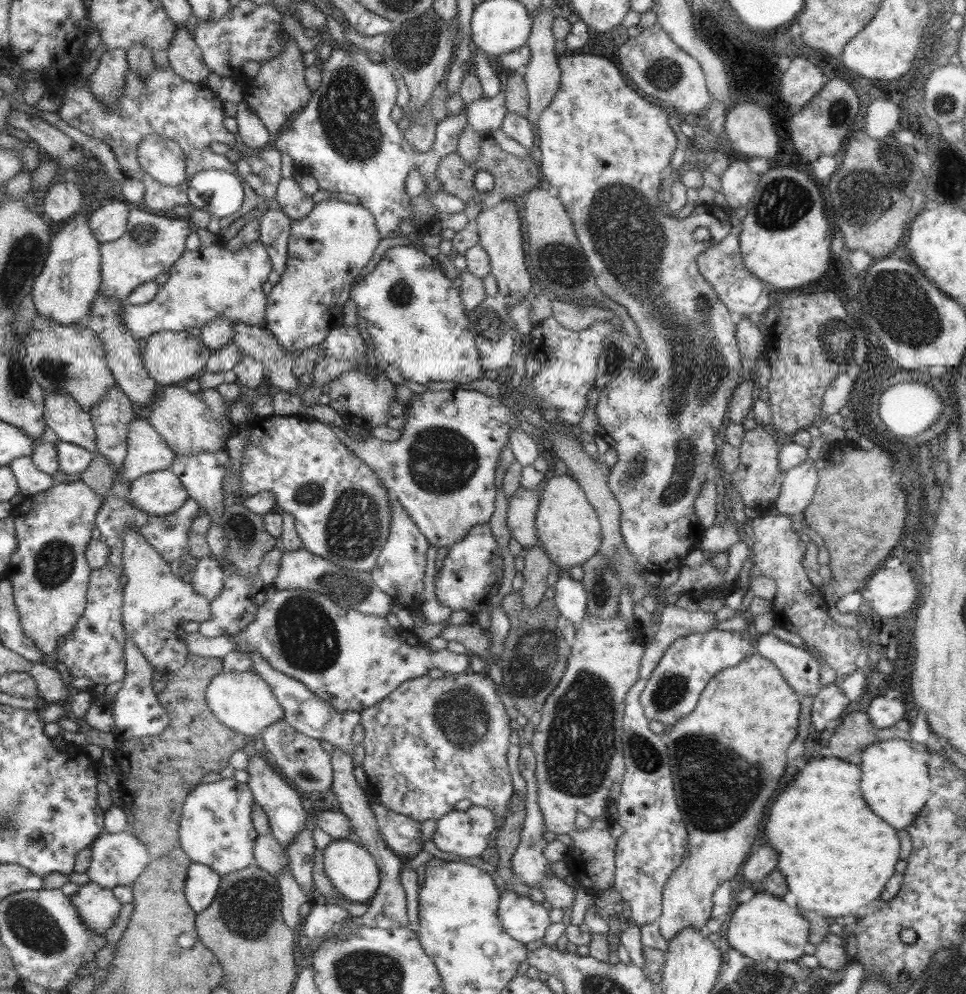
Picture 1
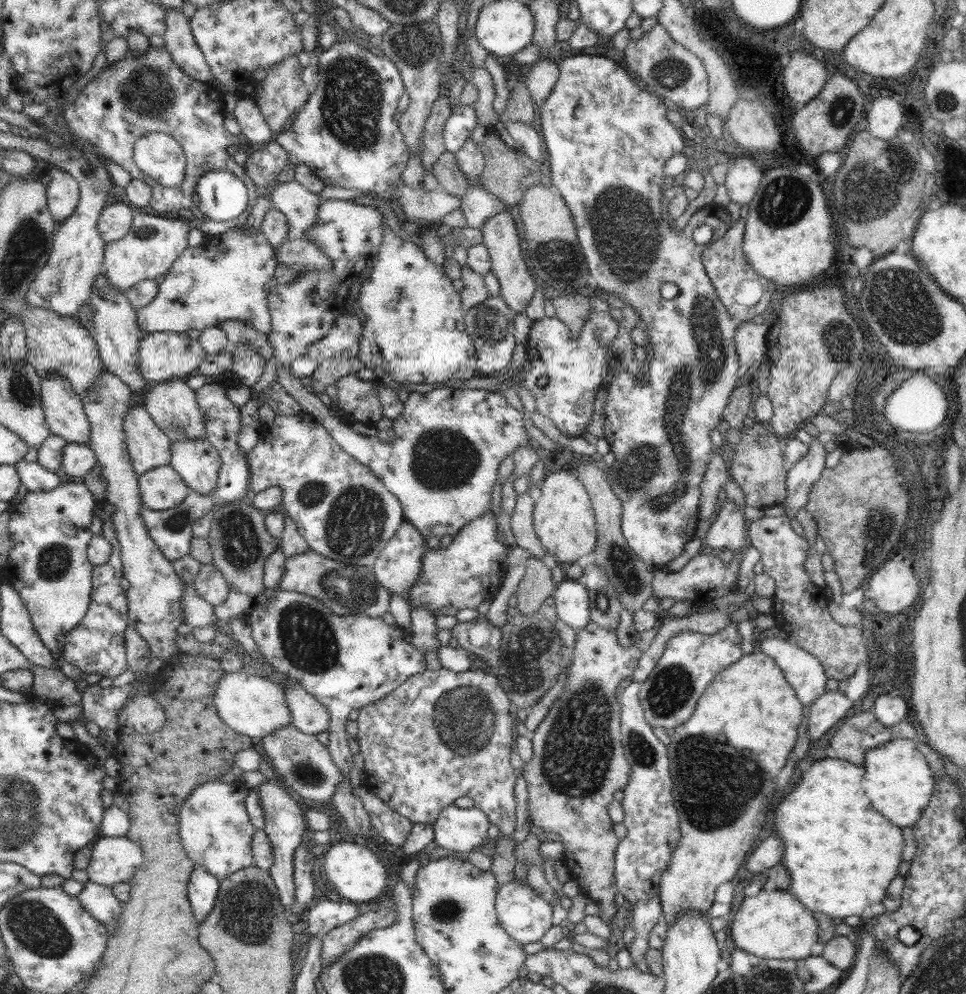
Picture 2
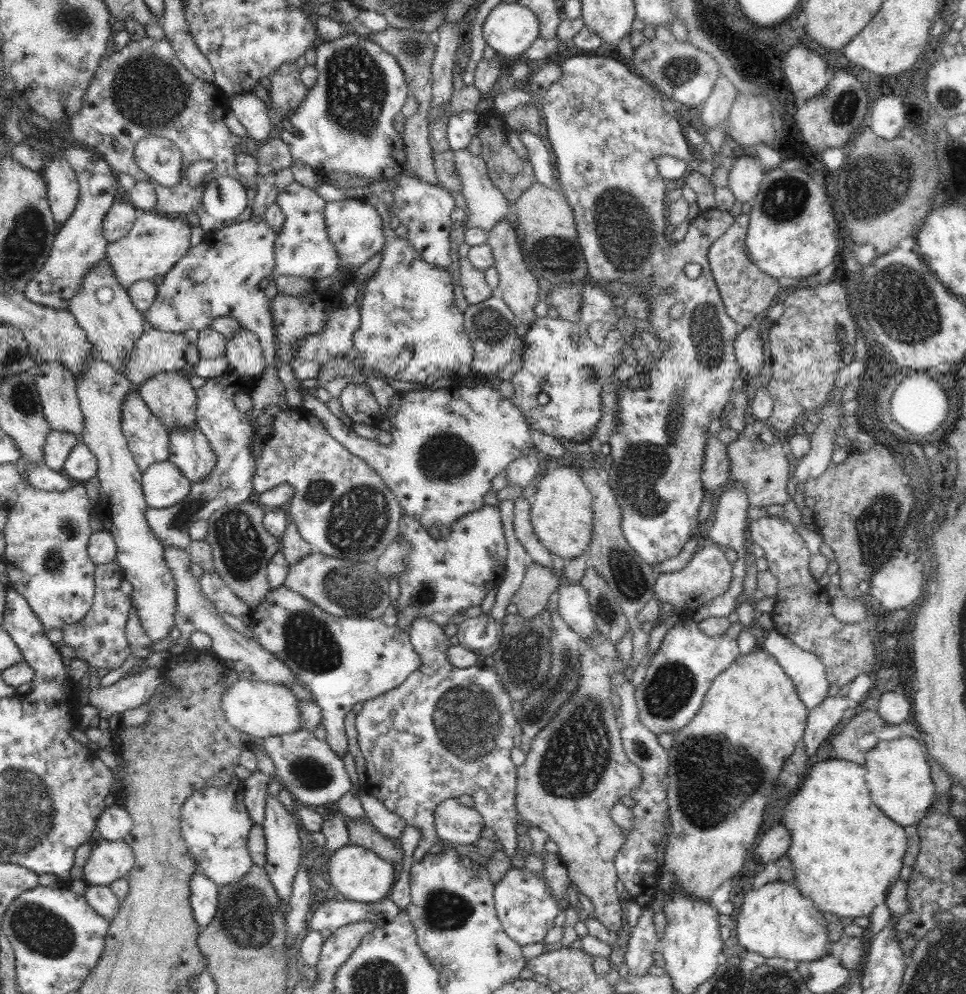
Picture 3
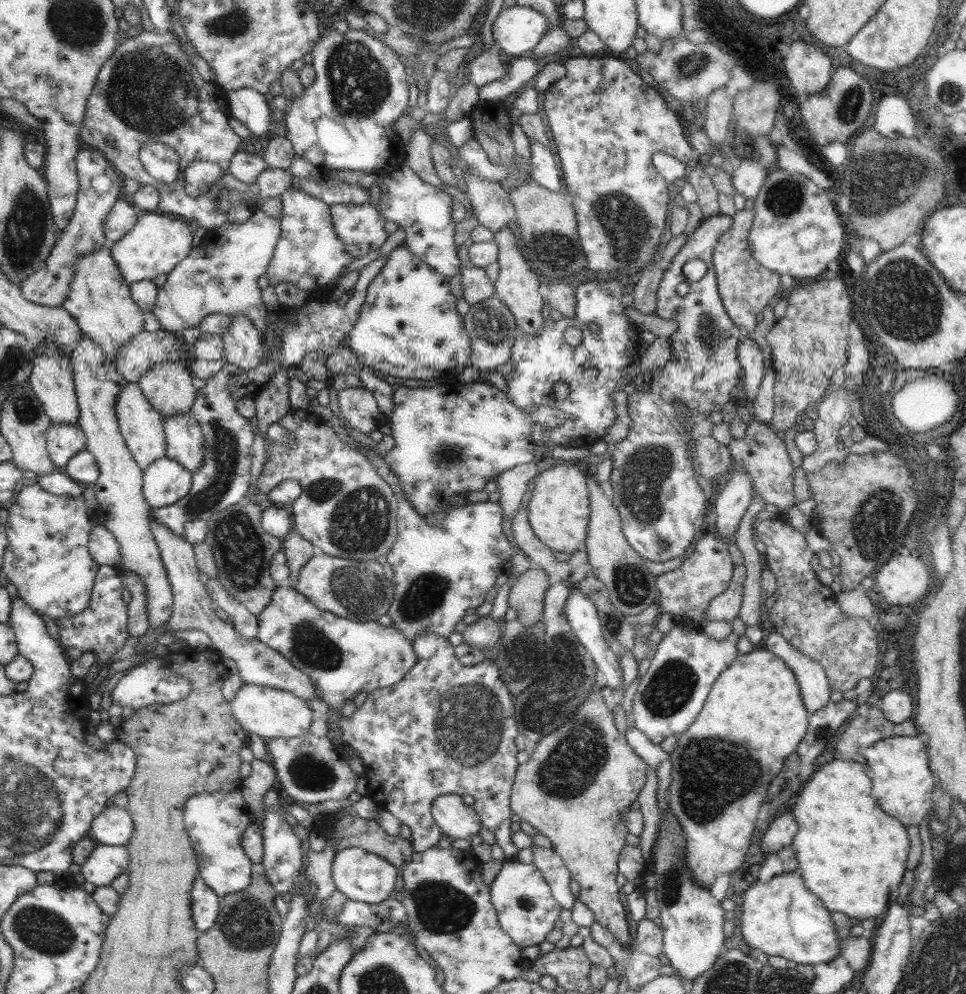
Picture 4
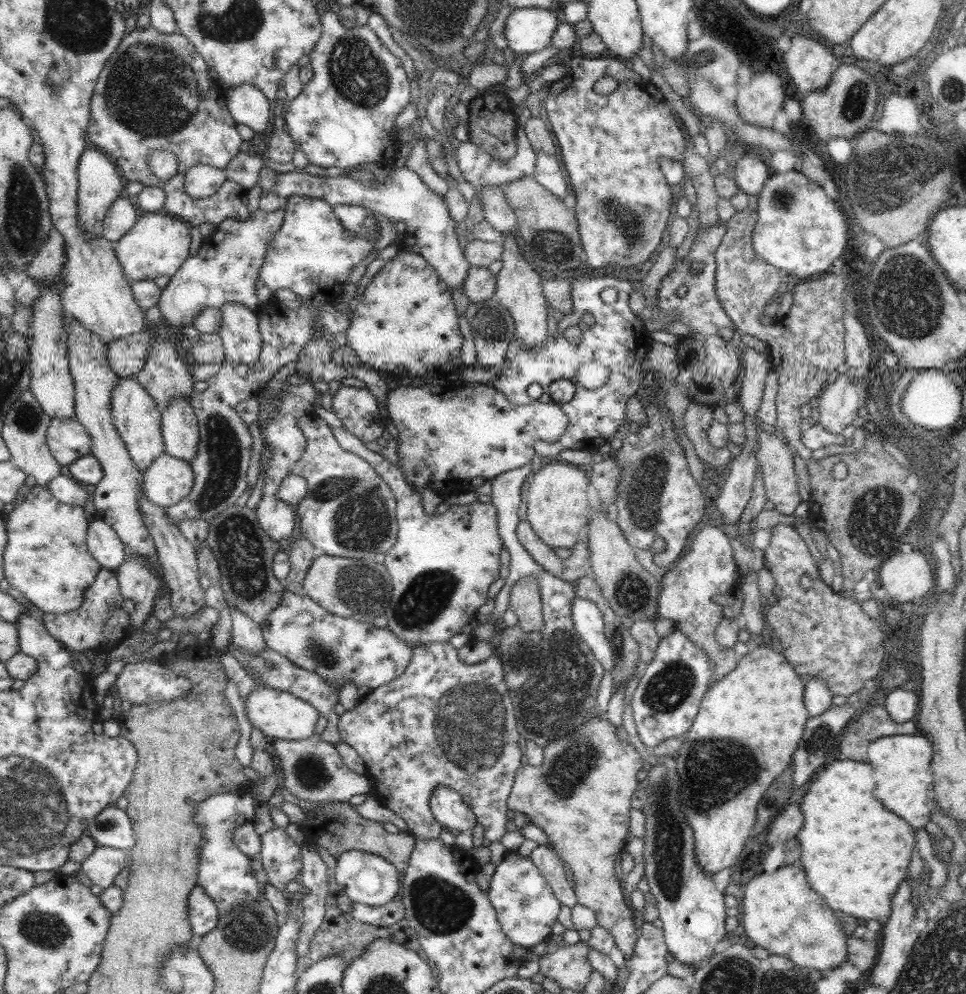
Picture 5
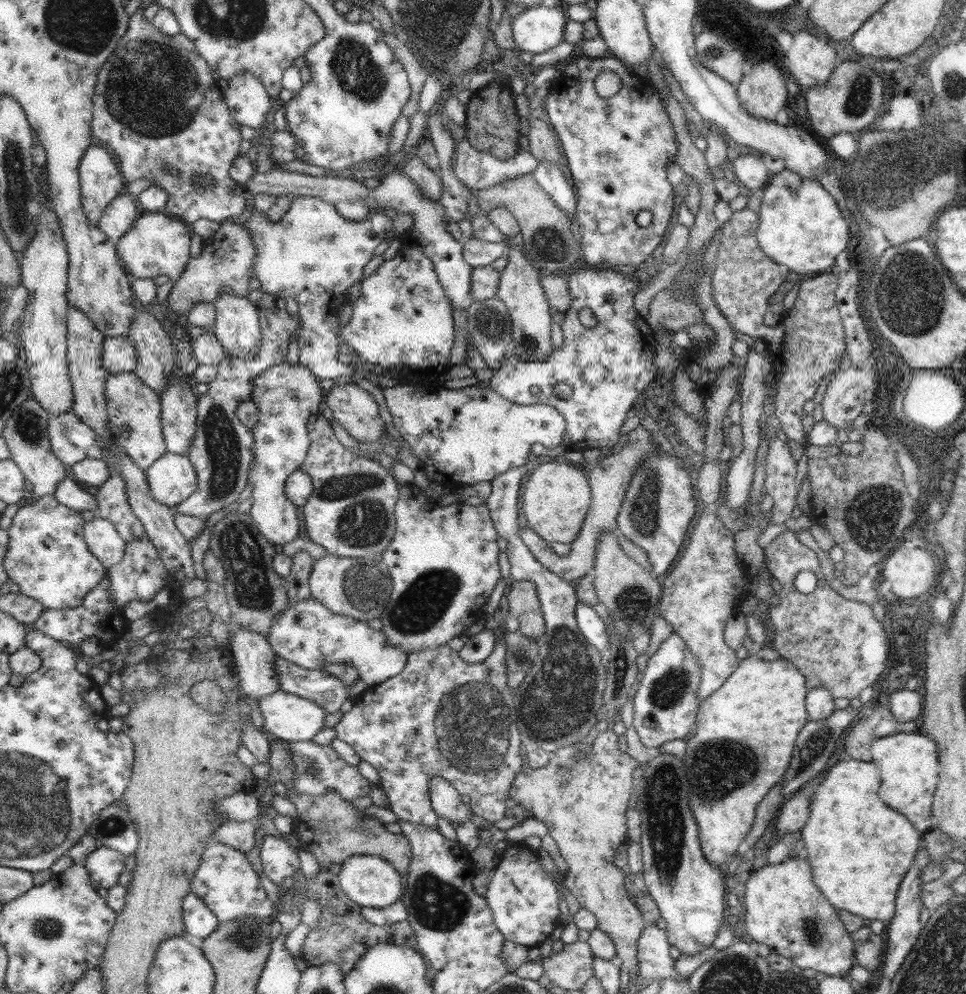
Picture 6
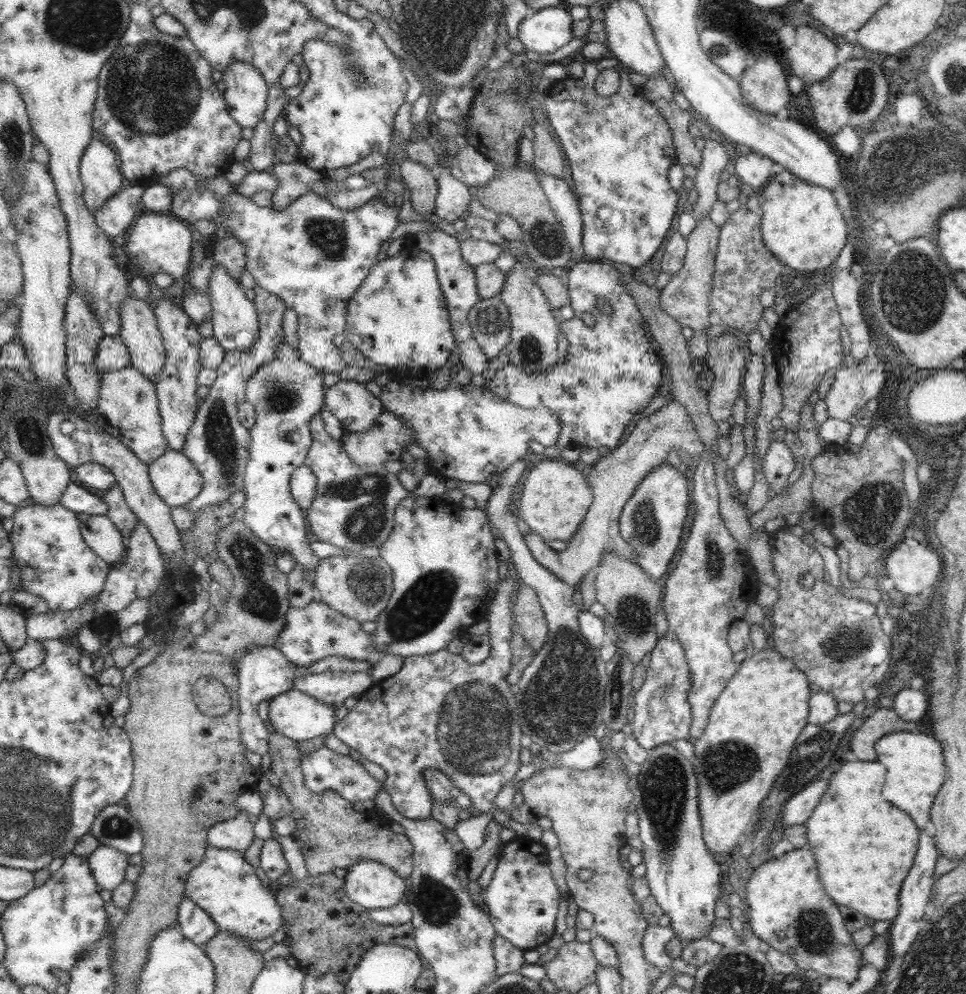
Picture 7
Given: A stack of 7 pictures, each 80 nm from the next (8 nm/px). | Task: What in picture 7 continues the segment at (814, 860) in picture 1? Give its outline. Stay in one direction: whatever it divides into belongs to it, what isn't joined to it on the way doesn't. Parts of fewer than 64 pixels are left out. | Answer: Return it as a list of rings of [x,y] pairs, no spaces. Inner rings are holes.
[[[876,761],[842,764],[804,824],[807,844],[816,856],[818,876],[828,896],[875,921],[896,918],[900,884],[918,848],[918,828],[912,818],[880,796],[885,774],[886,767]]]

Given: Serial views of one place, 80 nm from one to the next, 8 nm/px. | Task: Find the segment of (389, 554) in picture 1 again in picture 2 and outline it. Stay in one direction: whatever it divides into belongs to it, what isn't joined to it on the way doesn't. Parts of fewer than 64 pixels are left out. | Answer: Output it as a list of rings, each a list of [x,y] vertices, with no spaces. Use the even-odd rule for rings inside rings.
[[[404,519],[376,558],[372,567],[374,576],[390,595],[408,599],[410,589],[420,576],[424,539],[410,521]]]

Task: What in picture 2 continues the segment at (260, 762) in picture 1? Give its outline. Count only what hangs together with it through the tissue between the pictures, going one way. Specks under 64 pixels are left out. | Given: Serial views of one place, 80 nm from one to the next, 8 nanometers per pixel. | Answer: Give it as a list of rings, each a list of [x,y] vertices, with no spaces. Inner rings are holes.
[[[266,778],[257,786],[257,791],[260,794],[260,803],[264,809],[265,827],[263,831],[268,835],[272,843],[272,850],[275,856],[274,864],[268,870],[269,875],[274,881],[278,891],[278,896],[282,906],[292,906],[295,903],[295,884],[293,881],[294,870],[294,853],[298,845],[302,842],[302,834],[304,834],[305,814],[298,807],[294,798],[289,795],[287,787],[281,781],[276,779]]]

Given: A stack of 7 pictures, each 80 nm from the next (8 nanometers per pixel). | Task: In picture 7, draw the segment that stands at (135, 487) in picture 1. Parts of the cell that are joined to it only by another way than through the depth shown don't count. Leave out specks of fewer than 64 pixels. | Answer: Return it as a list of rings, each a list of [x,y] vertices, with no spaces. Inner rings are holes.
[[[166,451],[149,464],[156,494],[171,507],[185,506],[200,494],[203,480],[192,461],[181,451]]]

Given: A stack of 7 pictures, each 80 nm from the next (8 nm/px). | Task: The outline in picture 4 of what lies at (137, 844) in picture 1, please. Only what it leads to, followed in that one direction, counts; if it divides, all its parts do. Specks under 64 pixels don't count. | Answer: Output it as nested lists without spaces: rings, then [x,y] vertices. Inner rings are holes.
[[[97,845],[81,865],[82,876],[94,886],[108,886],[127,871],[130,855],[125,846]]]

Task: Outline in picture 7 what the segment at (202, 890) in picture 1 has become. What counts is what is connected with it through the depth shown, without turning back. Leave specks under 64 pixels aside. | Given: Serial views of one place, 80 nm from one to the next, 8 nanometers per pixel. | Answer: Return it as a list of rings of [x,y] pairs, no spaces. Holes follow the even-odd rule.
[[[186,896],[179,904],[177,921],[183,935],[196,944],[206,944],[219,931],[212,917]]]

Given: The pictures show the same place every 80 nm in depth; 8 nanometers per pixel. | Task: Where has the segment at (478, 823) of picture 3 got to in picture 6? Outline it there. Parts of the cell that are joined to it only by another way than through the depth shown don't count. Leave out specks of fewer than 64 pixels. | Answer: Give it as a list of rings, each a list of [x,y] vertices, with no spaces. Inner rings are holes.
[[[441,776],[431,778],[429,796],[437,816],[447,818],[455,826],[468,822],[473,816],[469,804],[462,803],[461,794]]]

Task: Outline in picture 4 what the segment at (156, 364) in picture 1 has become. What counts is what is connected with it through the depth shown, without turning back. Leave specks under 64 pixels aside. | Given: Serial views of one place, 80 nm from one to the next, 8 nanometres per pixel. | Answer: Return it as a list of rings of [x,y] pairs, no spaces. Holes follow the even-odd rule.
[[[161,329],[139,332],[120,347],[112,362],[127,382],[137,383],[145,372],[159,362],[189,360],[177,335]]]

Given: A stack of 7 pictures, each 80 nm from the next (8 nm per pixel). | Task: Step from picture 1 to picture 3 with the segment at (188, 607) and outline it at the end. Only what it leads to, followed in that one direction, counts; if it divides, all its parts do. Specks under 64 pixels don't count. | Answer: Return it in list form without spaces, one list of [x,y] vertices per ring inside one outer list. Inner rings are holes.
[[[97,356],[85,362],[85,370],[81,376],[76,376],[77,397],[84,415],[84,428],[81,442],[83,442],[97,458],[97,477],[100,483],[99,499],[96,503],[100,509],[99,519],[104,531],[112,534],[112,539],[118,548],[117,564],[122,568],[123,580],[132,584],[131,605],[137,610],[142,628],[154,642],[156,648],[169,638],[169,632],[175,627],[176,590],[172,572],[164,562],[164,547],[156,539],[146,520],[148,503],[141,485],[142,472],[138,468],[133,454],[127,445],[126,437],[122,432],[122,411],[126,395],[137,386],[132,384],[123,373],[116,370],[111,364],[104,362]]]

